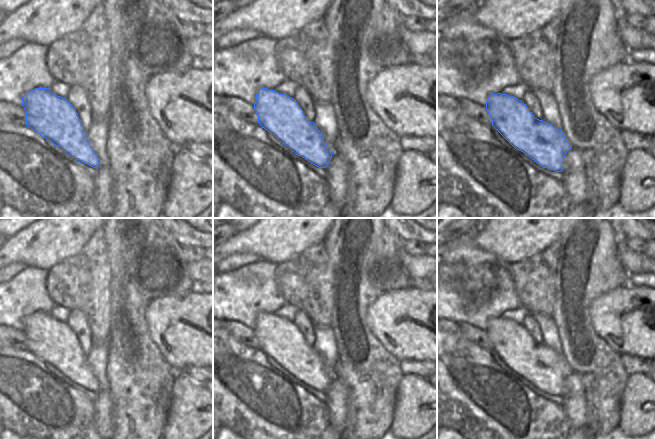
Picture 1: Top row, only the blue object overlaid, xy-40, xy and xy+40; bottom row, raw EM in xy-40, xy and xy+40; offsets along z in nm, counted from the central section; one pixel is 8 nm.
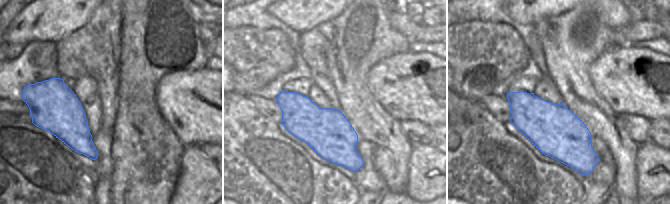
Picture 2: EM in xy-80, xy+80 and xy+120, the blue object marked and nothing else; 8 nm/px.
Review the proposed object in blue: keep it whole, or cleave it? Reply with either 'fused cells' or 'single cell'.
single cell

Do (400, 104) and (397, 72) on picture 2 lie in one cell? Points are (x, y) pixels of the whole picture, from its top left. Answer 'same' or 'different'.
same

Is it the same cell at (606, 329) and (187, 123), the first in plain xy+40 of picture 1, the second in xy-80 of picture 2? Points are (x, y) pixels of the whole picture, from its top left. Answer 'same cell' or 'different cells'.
same cell

